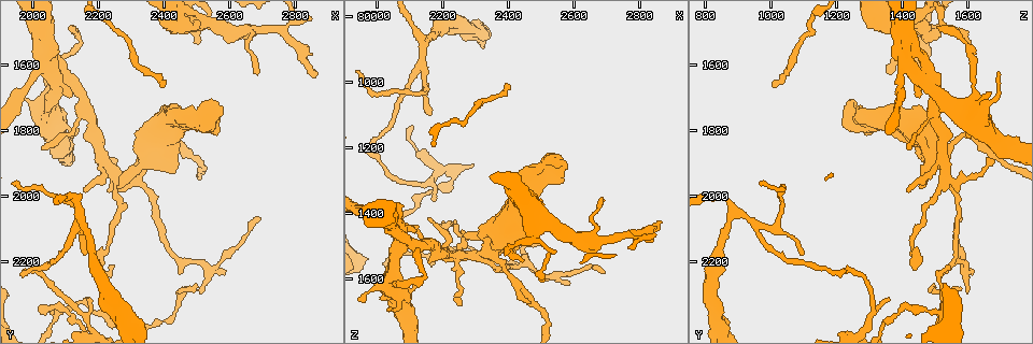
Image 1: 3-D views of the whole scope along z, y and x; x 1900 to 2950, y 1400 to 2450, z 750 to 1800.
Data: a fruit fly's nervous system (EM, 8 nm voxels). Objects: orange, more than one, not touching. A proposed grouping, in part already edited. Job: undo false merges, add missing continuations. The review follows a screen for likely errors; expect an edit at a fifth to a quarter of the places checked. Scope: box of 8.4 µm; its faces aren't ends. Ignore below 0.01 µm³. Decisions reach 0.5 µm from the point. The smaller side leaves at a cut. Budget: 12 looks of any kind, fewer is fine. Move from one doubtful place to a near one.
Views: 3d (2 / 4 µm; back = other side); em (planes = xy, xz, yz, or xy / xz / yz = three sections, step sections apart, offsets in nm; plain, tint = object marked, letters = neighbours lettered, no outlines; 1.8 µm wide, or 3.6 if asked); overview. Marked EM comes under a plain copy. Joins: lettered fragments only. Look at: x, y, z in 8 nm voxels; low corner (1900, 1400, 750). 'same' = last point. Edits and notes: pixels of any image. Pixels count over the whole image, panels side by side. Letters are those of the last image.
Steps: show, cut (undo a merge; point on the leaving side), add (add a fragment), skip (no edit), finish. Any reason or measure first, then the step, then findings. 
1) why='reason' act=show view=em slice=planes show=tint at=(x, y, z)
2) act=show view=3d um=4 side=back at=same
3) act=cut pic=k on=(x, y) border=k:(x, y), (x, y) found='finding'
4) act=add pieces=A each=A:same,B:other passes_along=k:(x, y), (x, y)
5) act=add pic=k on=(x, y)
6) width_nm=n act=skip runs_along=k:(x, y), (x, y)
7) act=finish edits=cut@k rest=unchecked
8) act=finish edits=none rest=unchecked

why='abrupt turn' act=show view=3d um=2 at=(1975, 2235, 1195)

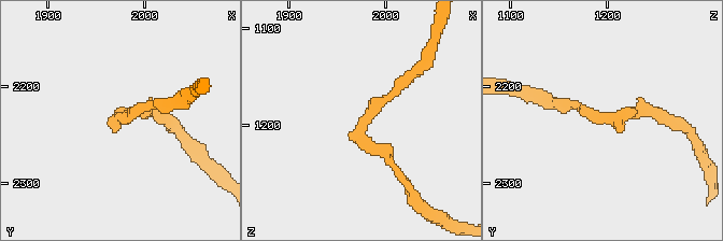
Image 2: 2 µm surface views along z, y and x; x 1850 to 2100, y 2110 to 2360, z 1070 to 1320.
act=show view=em slice=planes show=letters at=(1980, 2230, 1190)

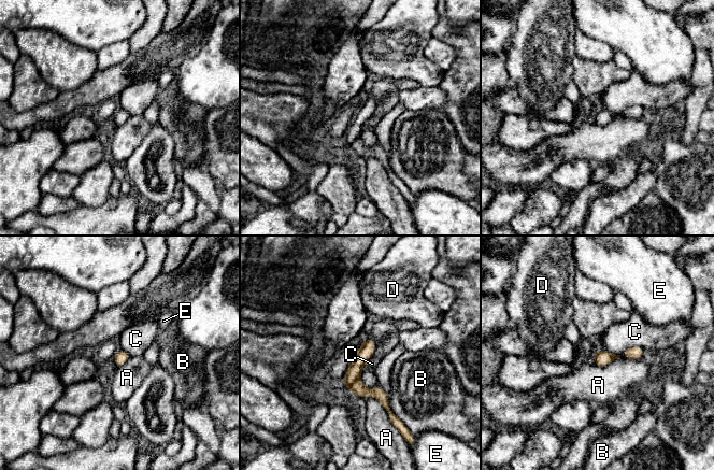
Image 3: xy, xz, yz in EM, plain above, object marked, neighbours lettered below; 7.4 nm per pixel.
act=cut pic=3 on=(357, 387) each=A:other,B:other,C:other,D:other,E:other part_leaving=3:(353, 387), (375, 393), (386, 406) found='a second neuron is stuck on'

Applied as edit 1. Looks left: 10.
act=show view=overview

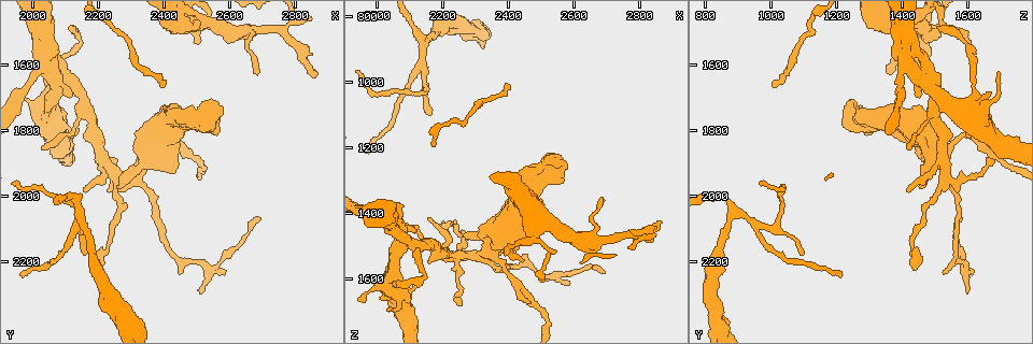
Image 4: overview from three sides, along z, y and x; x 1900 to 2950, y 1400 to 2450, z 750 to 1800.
why='sudden change in width' act=show view=3d um=4 at=(2485, 1485, 1365)

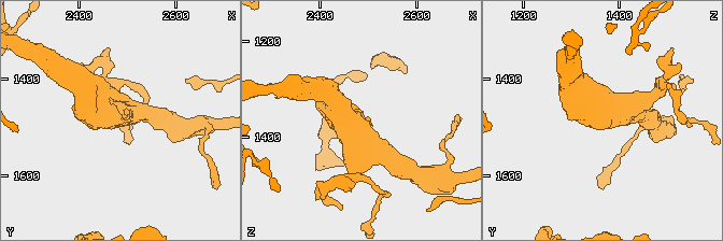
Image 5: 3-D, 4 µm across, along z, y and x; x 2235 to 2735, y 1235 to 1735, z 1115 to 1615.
why='now the EM' act=show view=em slice=planes show=letters at=(2480, 1485, 1370)

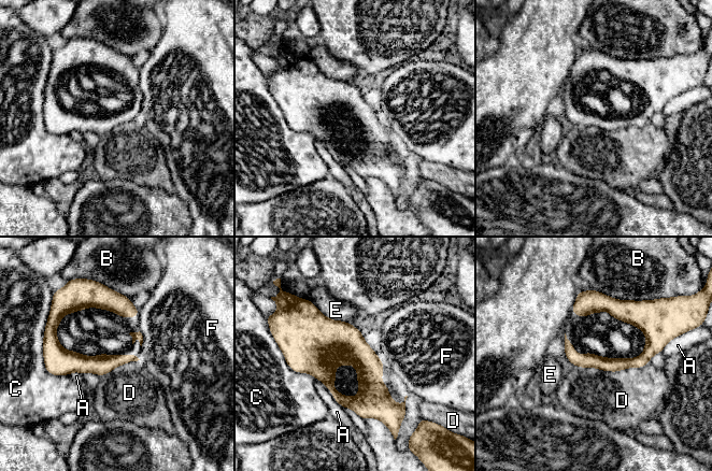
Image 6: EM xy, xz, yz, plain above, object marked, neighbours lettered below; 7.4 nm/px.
act=skip each=A:other,B:other,C:other,D:other,E:other,F:other found='all the same neuron'

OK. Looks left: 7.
act=show view=3d um=4 at=(2360, 1850, 1490)

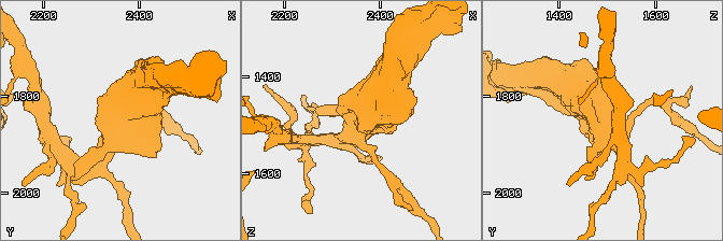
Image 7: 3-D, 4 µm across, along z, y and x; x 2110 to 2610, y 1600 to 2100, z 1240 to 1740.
act=show view=em um=3.6 slice=planes show=letters at=(2370, 1845, 1490)

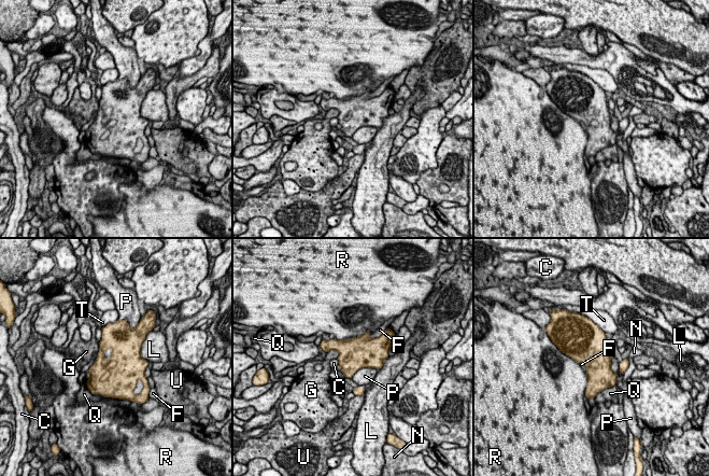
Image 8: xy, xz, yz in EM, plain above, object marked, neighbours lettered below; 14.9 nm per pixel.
act=skip each=C:other,F:other,G:other,L:other,N:other,P:other,Q:other,R:other,T:other,U:other found='all the same neuron'

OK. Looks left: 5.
why='an open end' act=show view=em slice=planes show=letters at=(2870, 1620, 1435)

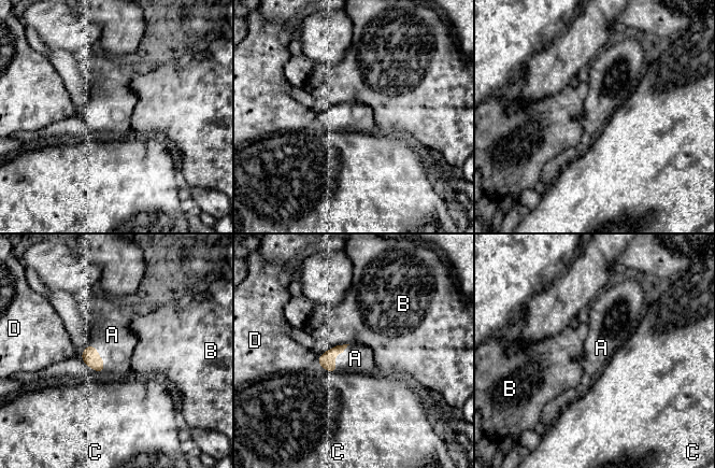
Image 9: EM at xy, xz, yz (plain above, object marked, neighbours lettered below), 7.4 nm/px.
act=add pieces=A each=A:same,B:other,C:other,D:other found='it goes on there'

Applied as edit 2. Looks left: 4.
why='free end' act=show view=em slice=xy step=16 show=letters at=(2160, 1980, 1425)

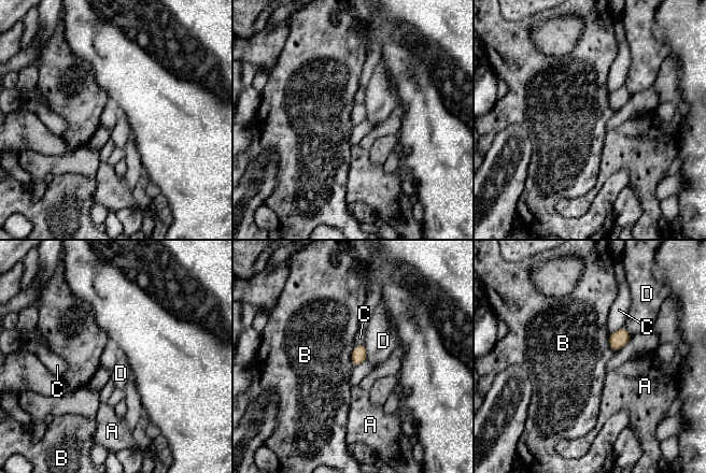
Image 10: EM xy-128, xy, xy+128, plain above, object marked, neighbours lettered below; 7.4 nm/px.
act=show view=em slice=planes show=letters at=same

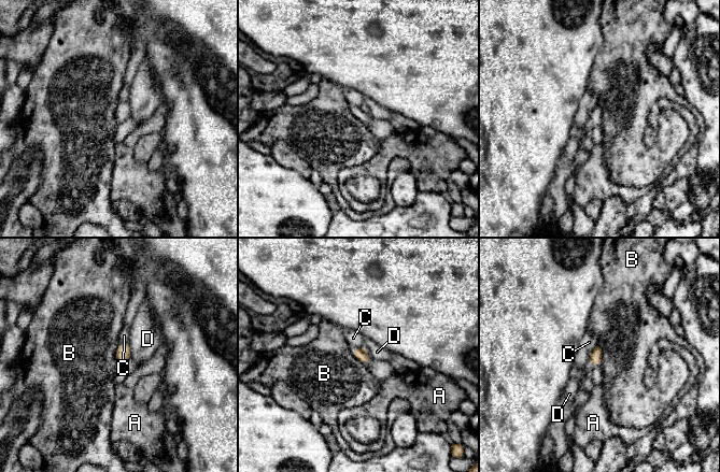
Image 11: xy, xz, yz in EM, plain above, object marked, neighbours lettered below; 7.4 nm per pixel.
act=skip each=A:other,B:other,C:other,D:other border=11:(120, 344), (115, 354), (116, 365) found='none of them fits'

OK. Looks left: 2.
act=finish edits=cut@3,add@9 rest=unchecked

